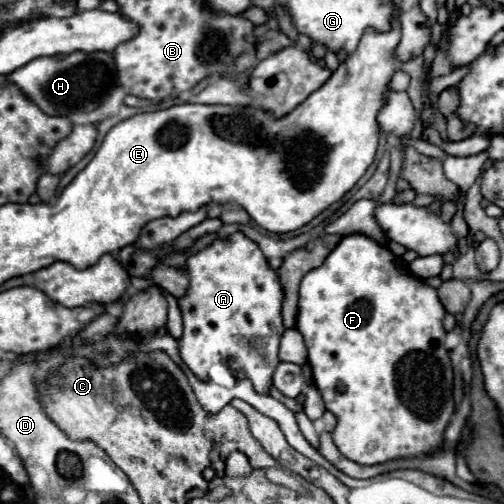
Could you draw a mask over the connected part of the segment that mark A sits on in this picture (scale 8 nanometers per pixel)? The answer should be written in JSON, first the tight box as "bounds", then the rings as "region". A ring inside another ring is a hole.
{"bounds":[178,231,284,395],"region":[[[236,231],[228,239],[214,239],[202,251],[190,255],[186,259],[184,271],[190,279],[186,295],[178,299],[178,307],[182,311],[184,331],[180,341],[180,357],[188,365],[188,369],[200,377],[200,381],[208,381],[208,369],[212,363],[228,363],[232,371],[244,373],[260,395],[270,393],[272,375],[278,367],[278,345],[284,333],[282,325],[282,301],[284,289],[280,285],[278,273],[268,265],[264,253],[256,245],[256,241],[248,239],[244,233]]]}

